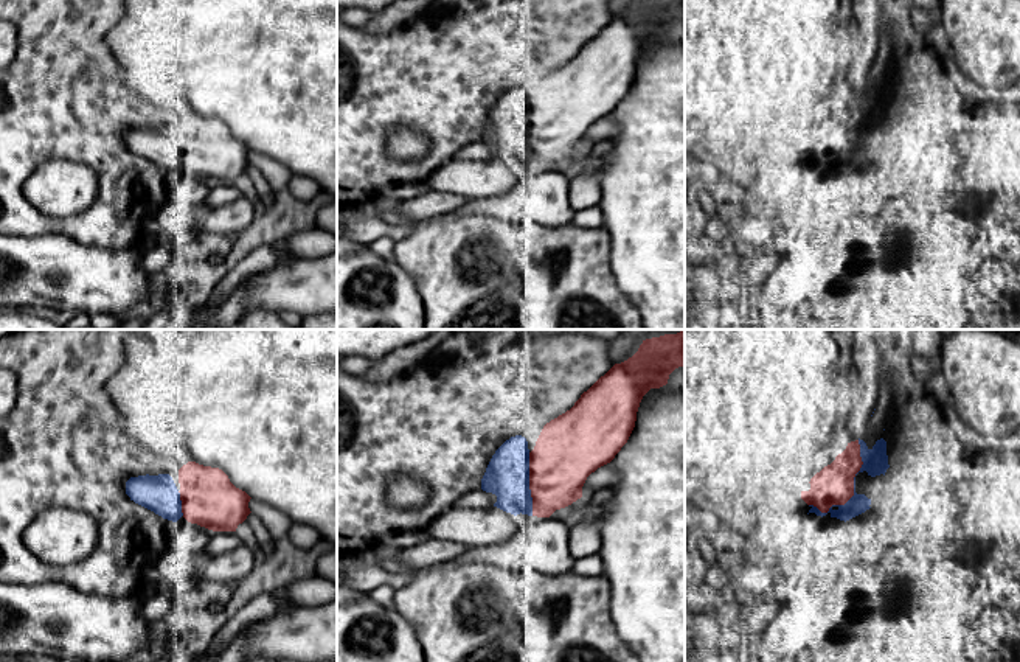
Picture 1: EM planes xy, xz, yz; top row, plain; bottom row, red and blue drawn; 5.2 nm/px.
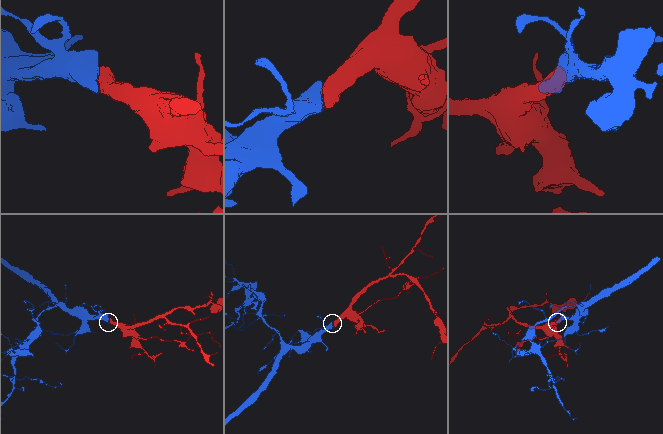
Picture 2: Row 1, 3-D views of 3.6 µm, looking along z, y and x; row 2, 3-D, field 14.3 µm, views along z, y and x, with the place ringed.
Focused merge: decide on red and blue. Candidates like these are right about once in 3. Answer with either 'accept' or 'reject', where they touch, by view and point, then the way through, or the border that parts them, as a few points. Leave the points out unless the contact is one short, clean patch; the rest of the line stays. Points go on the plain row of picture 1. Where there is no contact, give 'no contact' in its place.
accept | yz (853, 142)

